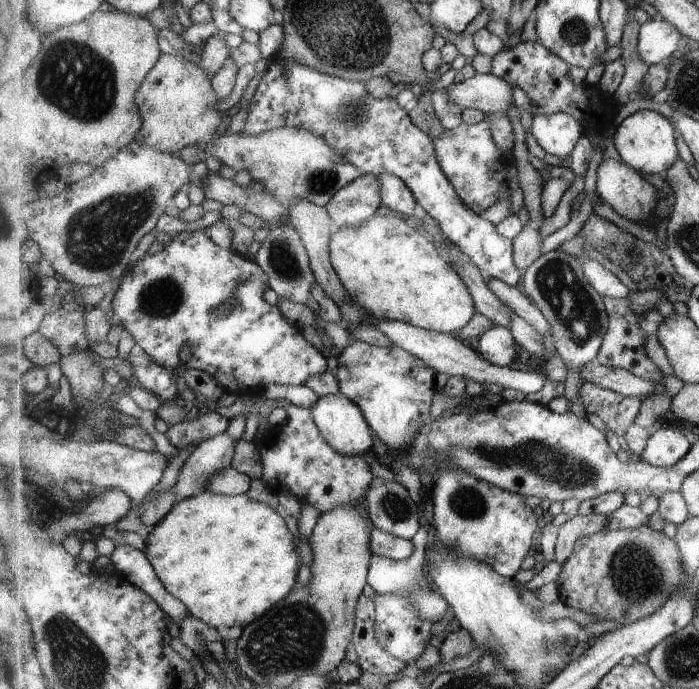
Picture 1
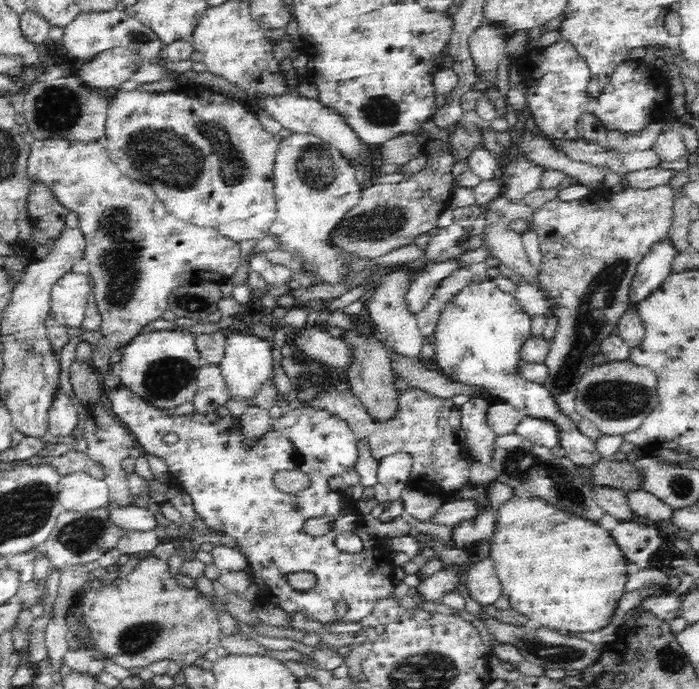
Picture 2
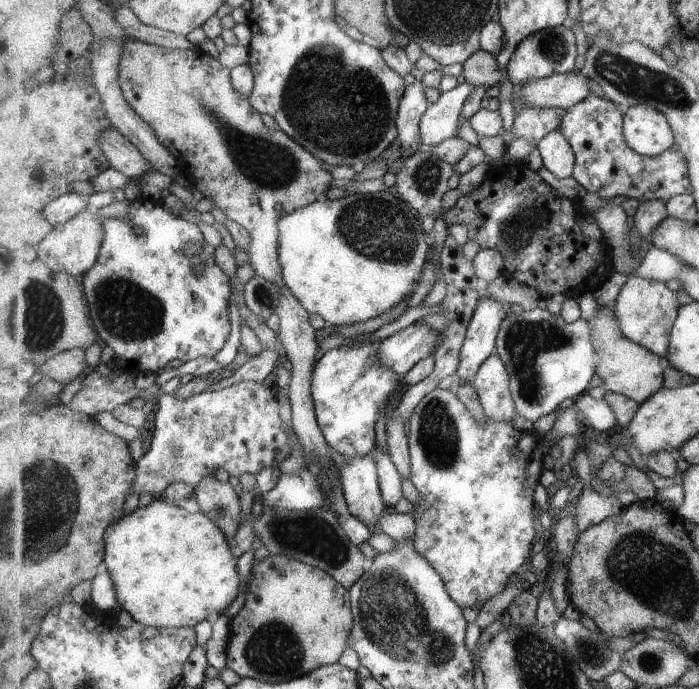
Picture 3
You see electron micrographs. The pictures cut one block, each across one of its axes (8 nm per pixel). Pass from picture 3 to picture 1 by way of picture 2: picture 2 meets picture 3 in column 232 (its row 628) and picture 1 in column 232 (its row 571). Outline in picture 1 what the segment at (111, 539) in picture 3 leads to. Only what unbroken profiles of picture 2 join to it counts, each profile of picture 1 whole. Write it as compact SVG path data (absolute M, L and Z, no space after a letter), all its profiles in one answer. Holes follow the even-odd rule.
M205 489L197 495L178 501L173 510L148 535L145 554L157 576L175 598L187 606L194 618L209 626L249 626L255 620L289 596L295 588L301 556L297 552L297 537L287 526L279 509L256 502L247 496L221 496Z

